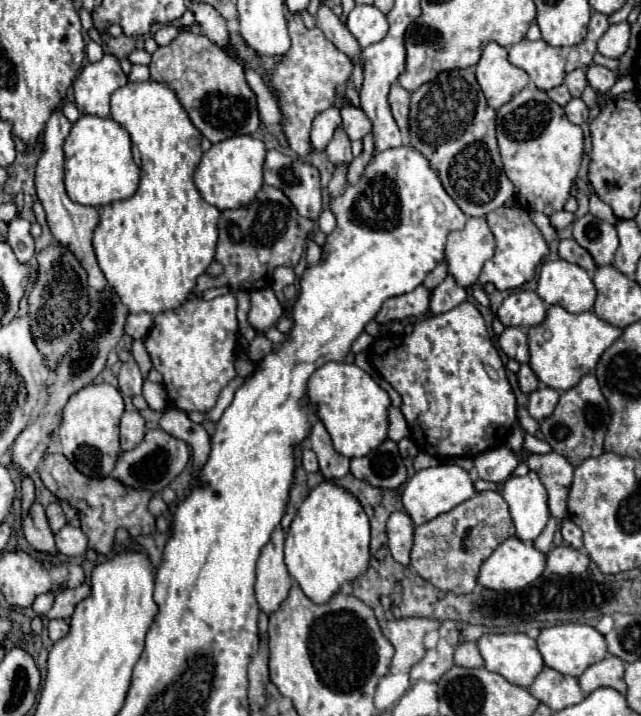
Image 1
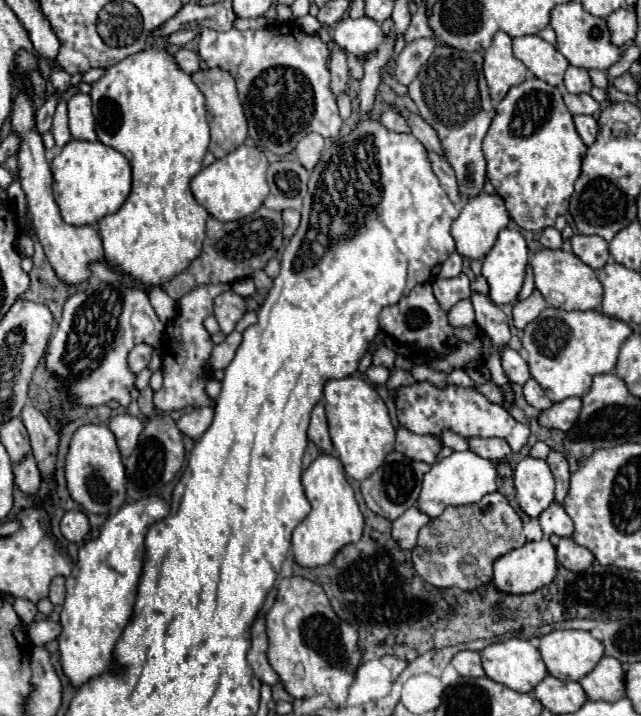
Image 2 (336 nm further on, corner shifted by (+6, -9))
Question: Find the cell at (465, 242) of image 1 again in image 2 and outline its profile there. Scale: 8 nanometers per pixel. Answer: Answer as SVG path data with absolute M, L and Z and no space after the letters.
M480 194L476 198L470 198L462 210L458 220L452 224L452 238L456 242L456 252L464 258L470 260L480 260L488 254L488 250L494 246L496 236L502 228L506 228L510 222L510 216L504 208L504 200L500 196L490 196L490 194Z

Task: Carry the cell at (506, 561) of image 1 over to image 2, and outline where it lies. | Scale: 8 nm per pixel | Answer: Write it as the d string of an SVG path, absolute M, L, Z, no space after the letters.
M542 538L538 542L526 542L524 546L514 548L508 554L496 558L492 584L500 592L508 592L508 594L532 594L538 588L550 584L552 578L556 576L556 572L558 572L558 566L556 566L556 550L554 550L554 546L550 544L548 538Z

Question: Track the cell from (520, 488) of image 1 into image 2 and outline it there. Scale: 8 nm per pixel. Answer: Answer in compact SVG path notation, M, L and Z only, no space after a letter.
M524 458L514 470L516 500L524 514L538 518L554 502L554 478L544 460Z

